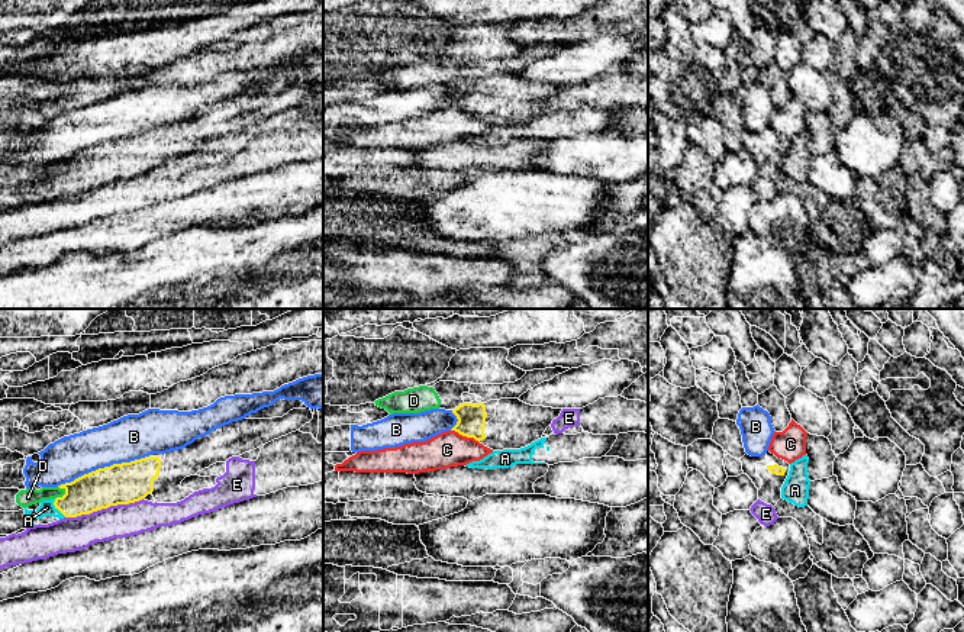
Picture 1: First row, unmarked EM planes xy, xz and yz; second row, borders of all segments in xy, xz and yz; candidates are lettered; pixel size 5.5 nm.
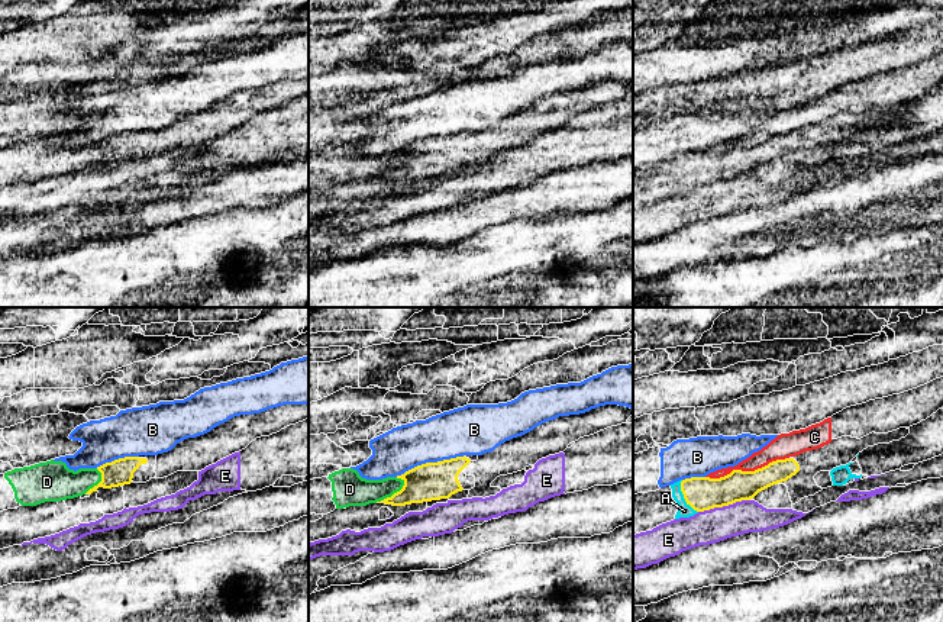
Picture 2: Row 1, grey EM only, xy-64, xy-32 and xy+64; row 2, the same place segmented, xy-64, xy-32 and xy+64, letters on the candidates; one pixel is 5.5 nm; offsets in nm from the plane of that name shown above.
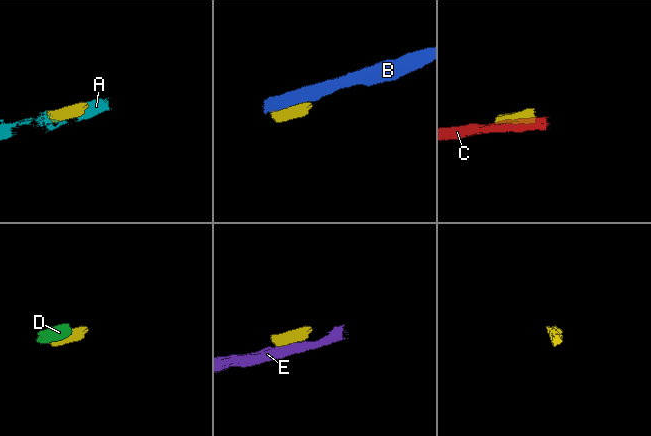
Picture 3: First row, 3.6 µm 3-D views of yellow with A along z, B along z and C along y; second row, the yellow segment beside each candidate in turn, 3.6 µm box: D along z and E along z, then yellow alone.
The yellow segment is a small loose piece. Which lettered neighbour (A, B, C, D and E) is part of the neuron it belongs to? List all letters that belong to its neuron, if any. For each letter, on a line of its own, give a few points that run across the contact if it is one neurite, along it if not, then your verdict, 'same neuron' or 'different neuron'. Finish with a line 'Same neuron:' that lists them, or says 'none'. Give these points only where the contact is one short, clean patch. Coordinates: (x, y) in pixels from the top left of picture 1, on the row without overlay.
A: different neuron
B: different neuron
C: different neuron
D: line xy (64, 163), (64, 168), (55, 174); different neuron
E: line xy (142, 173), (65, 193); different neuron
Same neuron: none

